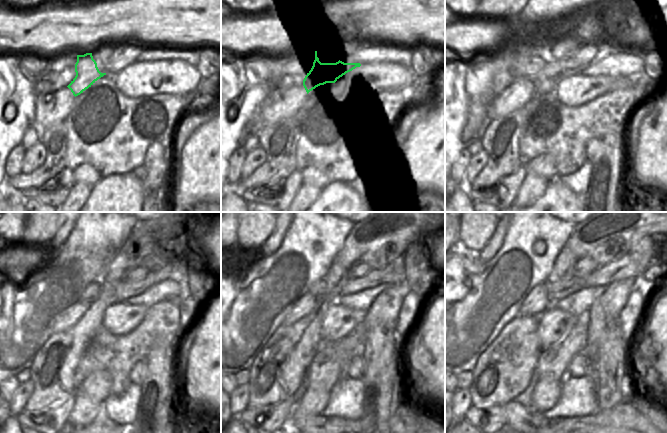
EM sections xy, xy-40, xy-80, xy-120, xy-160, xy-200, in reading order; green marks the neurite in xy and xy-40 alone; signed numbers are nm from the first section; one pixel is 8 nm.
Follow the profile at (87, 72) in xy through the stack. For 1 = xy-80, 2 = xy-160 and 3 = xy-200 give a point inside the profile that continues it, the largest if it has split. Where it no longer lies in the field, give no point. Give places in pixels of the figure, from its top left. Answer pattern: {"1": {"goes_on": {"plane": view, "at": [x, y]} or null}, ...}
{"1": {"goes_on": {"plane": "xy-80", "at": [553, 72]}}, "2": {"goes_on": {"plane": "xy-160", "at": [394, 273]}}, "3": {"goes_on": {"plane": "xy-200", "at": [624, 268]}}}

